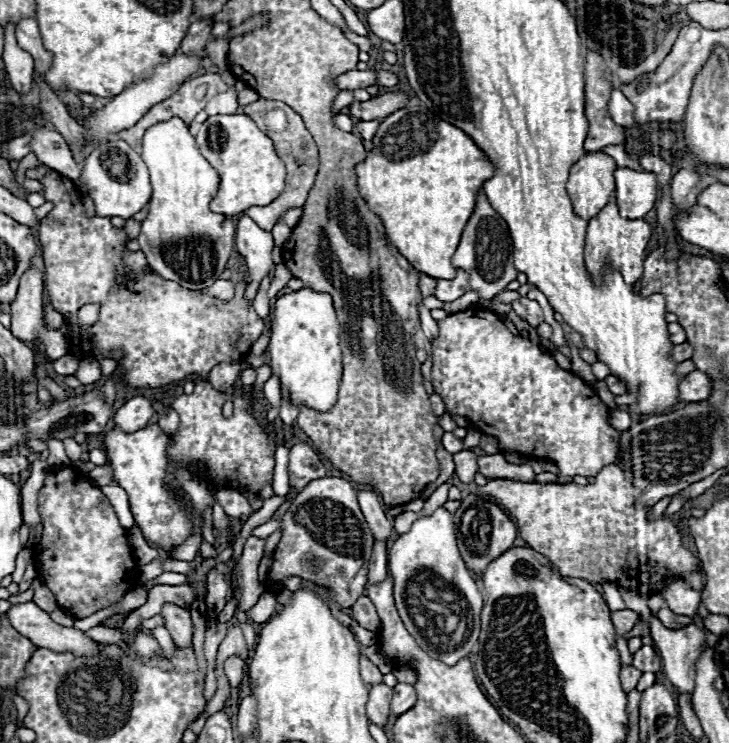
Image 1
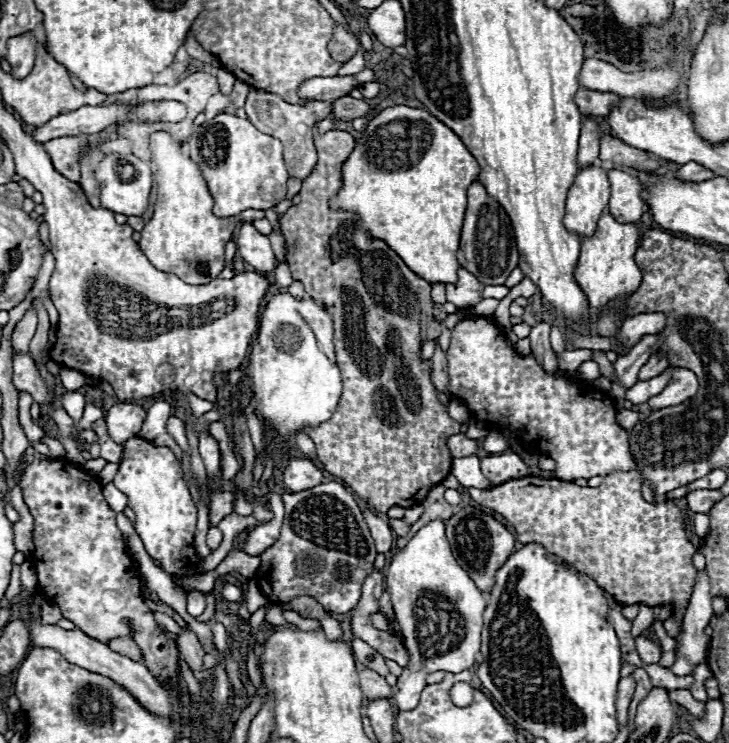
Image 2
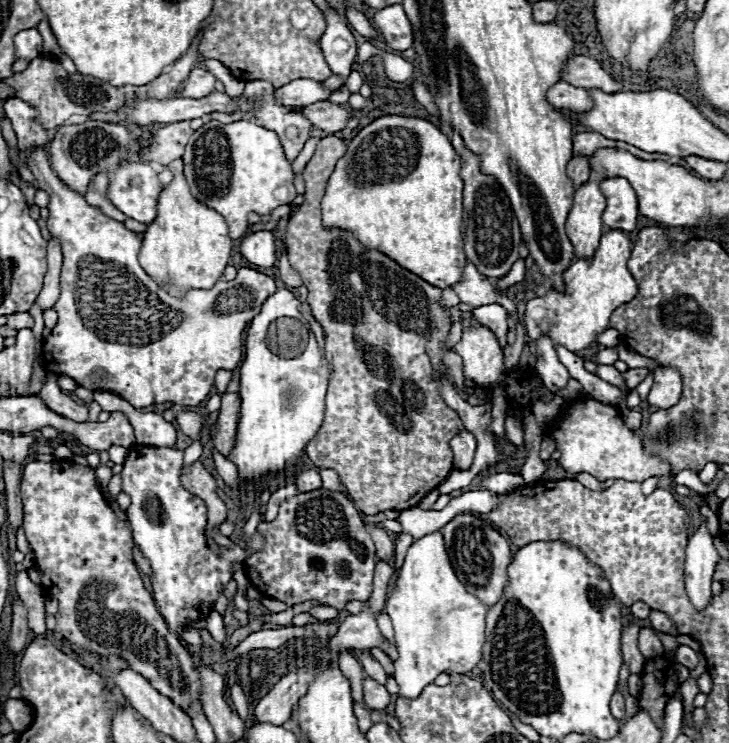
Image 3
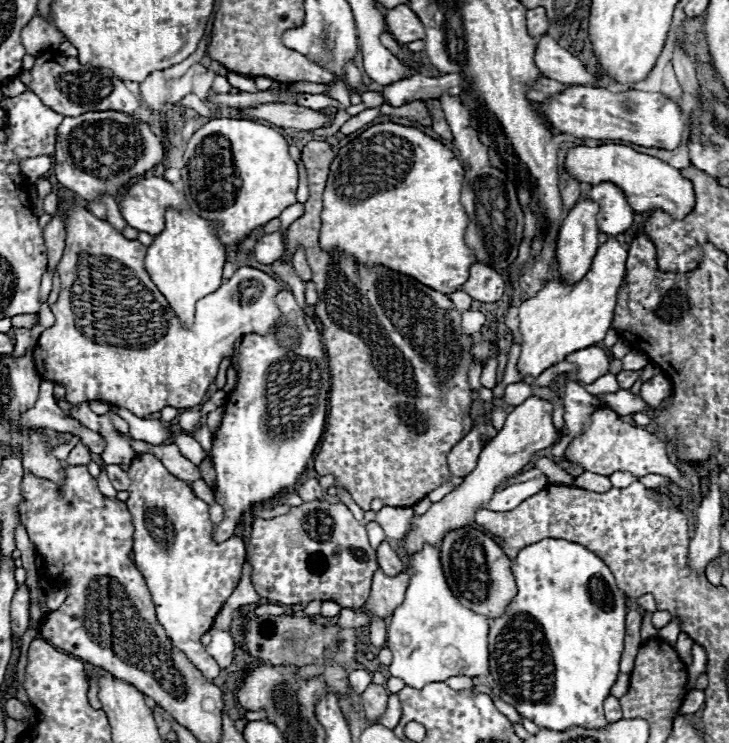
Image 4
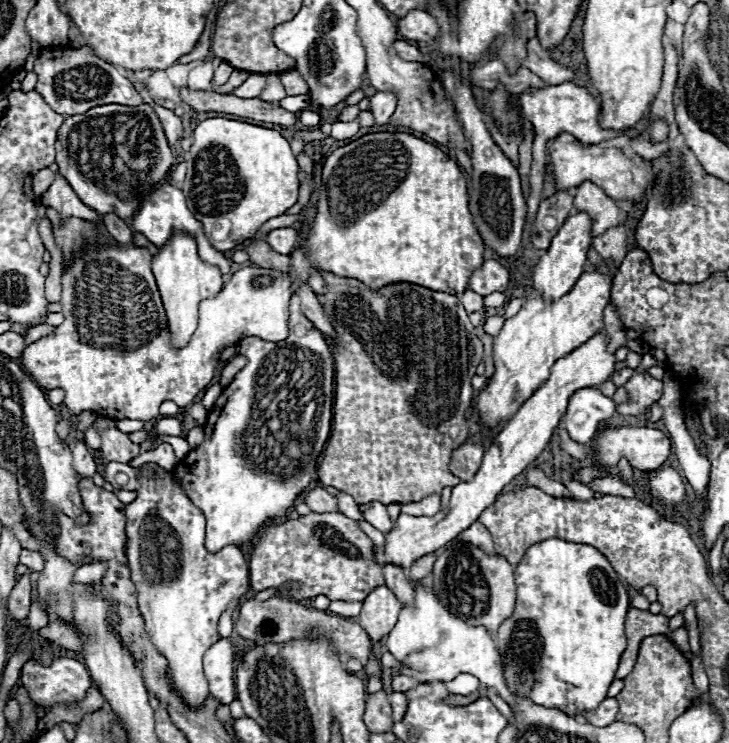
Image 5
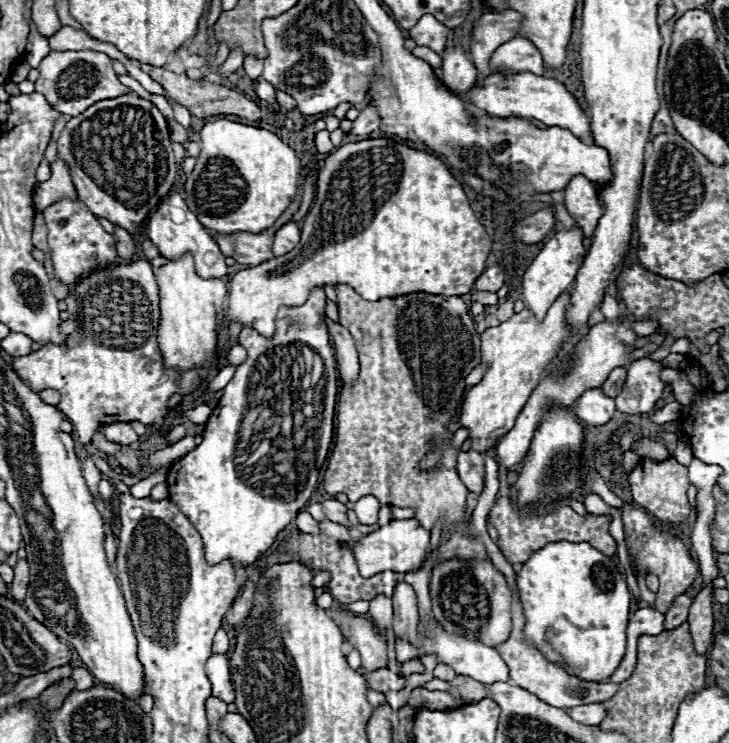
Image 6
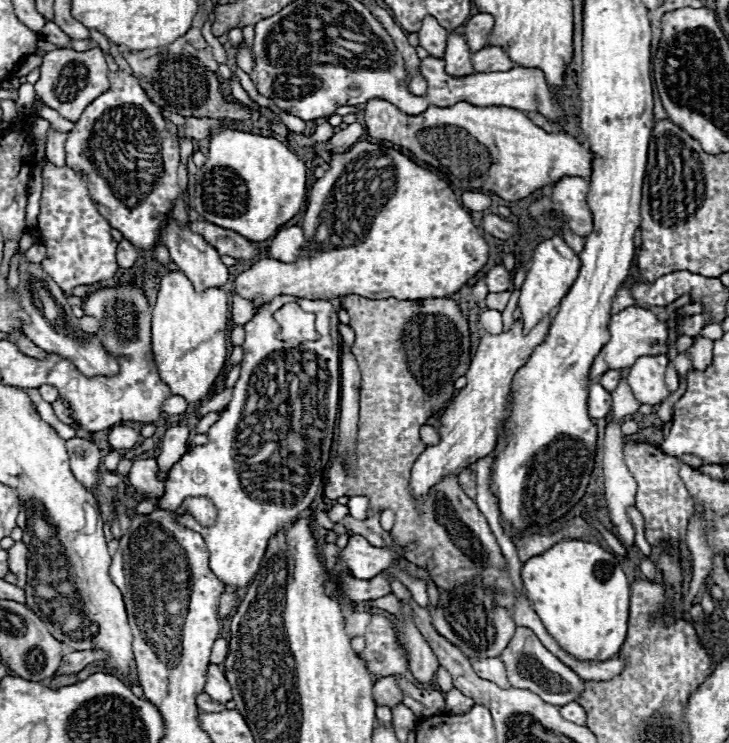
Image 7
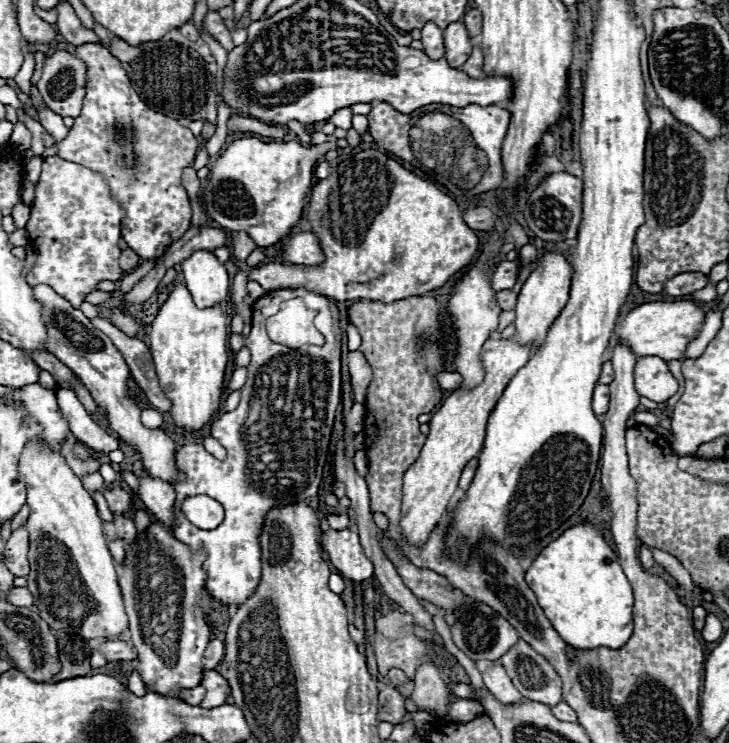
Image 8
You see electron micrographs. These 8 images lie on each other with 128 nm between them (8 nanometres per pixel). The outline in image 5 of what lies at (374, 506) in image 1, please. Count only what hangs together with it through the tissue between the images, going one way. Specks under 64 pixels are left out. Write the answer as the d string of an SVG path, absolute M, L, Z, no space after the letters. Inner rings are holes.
M362 520L358 522L358 526L360 526L360 528L362 528L362 530L364 530L364 532L366 532L370 538L372 538L372 542L374 542L378 548L380 548L380 546L384 546L386 538L384 538L384 534L382 534L380 530L376 530L374 526L370 526L368 522L362 522ZM382 564L382 570L384 570L386 586L398 596L402 606L410 606L414 600L414 588L406 578L404 568L400 568L396 564Z

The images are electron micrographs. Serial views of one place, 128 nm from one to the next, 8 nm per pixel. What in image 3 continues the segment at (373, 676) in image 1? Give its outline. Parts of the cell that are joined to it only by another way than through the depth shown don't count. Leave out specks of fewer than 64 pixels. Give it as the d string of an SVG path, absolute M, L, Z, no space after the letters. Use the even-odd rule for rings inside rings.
M364 678L364 700L372 710L384 710L390 702L390 694L380 682L372 678Z

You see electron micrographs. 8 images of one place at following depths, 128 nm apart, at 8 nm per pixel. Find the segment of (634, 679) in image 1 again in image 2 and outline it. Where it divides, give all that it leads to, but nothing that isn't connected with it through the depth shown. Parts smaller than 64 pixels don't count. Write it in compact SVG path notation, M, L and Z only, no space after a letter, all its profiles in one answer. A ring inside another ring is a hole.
M632 674L626 676L626 678L622 678L620 684L618 684L616 710L618 710L618 724L620 727L623 727L628 722L628 706L630 706L634 688L636 688L636 682L634 682L634 676Z

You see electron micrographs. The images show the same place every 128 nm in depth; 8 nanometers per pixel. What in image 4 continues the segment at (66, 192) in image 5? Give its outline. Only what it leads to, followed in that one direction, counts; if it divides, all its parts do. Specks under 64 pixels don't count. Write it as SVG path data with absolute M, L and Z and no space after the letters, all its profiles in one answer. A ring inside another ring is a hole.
M54 216L44 226L44 242L46 242L46 248L48 248L48 272L50 274L56 272L56 266L58 266L58 262L62 258L64 238L66 238L64 220L62 220L62 216Z

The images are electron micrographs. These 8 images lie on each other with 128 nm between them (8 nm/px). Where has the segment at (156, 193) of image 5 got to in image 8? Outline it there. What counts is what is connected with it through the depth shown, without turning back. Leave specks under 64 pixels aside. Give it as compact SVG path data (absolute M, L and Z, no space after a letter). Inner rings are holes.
M210 250L194 252L180 262L180 268L196 306L206 308L224 302L230 278L224 264Z

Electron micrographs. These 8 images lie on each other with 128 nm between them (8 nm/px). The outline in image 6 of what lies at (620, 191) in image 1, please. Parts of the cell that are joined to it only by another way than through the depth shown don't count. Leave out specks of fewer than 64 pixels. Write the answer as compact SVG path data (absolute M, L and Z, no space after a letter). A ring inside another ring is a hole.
M574 176L566 186L566 208L576 224L584 230L586 238L590 238L596 230L596 224L604 212L602 202L598 198L598 188L584 176Z

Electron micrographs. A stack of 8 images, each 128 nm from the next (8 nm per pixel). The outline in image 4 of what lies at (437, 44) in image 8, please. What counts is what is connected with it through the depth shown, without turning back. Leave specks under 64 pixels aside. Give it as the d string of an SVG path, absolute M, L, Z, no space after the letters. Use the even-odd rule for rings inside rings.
M400 4L392 10L388 10L384 20L386 20L386 30L394 36L394 40L398 44L410 44L414 40L424 38L422 22L406 4Z

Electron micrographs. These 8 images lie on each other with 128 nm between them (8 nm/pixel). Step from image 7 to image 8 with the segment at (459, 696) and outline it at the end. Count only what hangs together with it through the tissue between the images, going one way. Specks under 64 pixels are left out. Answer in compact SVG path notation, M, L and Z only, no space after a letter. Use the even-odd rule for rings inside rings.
M454 698L452 706L448 706L448 718L454 722L470 722L476 716L480 716L484 712L482 704L478 704L476 700L470 698Z

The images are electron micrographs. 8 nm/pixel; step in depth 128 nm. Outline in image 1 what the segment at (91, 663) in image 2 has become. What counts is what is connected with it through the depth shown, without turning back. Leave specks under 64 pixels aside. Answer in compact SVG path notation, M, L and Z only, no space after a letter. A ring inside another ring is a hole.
M34 602L12 604L8 610L12 626L30 638L38 648L50 648L56 652L74 652L78 656L90 656L98 652L98 644L92 638L86 638L76 628L64 628L54 624L52 618L40 610Z

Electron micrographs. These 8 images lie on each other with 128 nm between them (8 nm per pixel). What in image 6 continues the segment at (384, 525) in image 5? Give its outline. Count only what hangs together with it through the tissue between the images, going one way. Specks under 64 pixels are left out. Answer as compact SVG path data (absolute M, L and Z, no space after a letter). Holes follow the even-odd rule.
M364 496L354 506L354 512L362 524L376 524L378 510L380 510L380 502L374 496Z

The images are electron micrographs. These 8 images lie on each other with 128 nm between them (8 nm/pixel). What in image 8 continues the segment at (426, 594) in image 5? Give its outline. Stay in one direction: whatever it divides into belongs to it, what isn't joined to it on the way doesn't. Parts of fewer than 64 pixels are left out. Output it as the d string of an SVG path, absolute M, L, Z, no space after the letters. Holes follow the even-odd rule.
M494 664L490 666L488 670L482 672L482 678L484 678L484 684L486 688L504 704L514 704L514 702L520 702L524 700L522 694L512 686L510 678L506 676L506 670L500 666L500 664Z

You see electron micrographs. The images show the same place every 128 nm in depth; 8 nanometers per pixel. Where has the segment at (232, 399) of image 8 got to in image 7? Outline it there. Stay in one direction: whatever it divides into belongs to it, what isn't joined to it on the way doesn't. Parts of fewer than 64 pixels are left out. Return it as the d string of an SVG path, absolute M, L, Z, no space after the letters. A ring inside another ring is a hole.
M212 412L212 414L204 416L204 418L200 418L198 424L196 424L196 432L198 432L198 434L206 434L208 428L210 428L218 418L220 418L220 412Z

